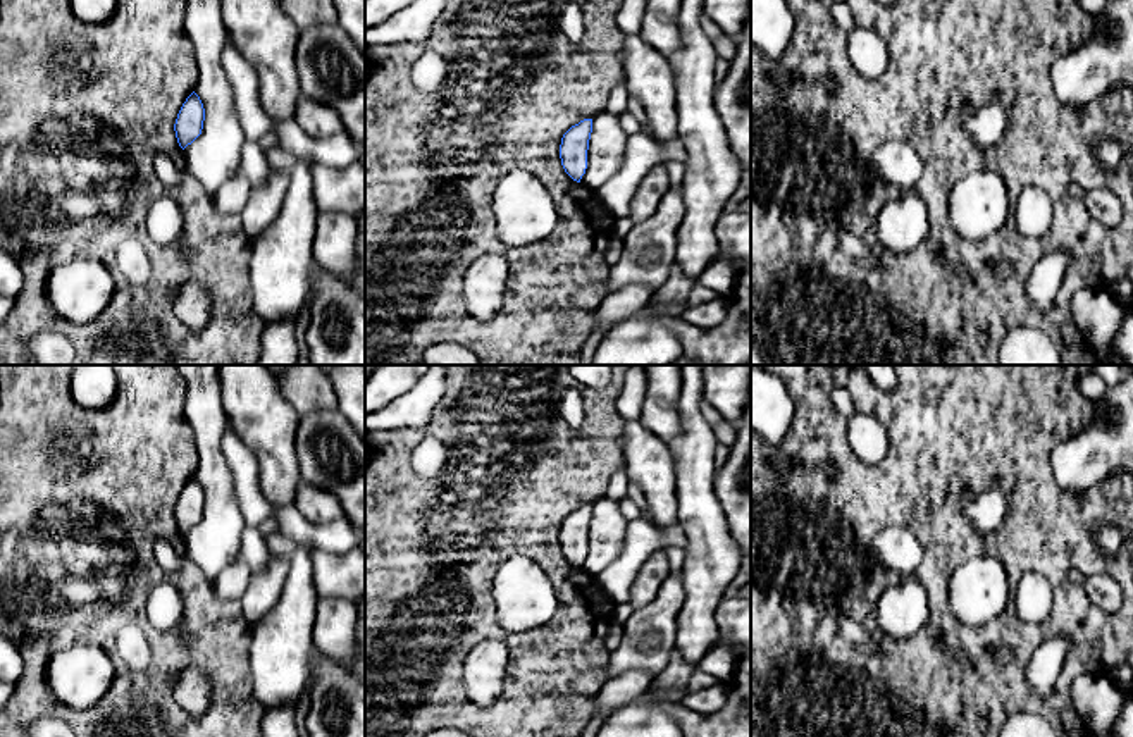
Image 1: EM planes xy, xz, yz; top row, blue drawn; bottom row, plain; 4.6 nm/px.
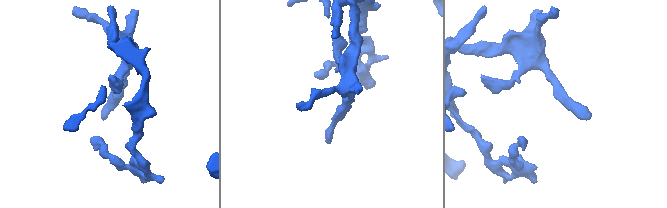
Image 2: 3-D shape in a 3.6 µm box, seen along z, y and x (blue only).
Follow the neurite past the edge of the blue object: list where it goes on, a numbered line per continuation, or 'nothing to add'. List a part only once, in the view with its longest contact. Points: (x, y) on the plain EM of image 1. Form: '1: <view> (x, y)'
nothing to add

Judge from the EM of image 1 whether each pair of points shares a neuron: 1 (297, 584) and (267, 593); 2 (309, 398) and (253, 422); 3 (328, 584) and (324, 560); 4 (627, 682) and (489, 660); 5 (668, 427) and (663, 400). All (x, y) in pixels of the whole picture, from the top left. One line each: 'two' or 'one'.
1: two
2: two
3: one
4: two
5: one

